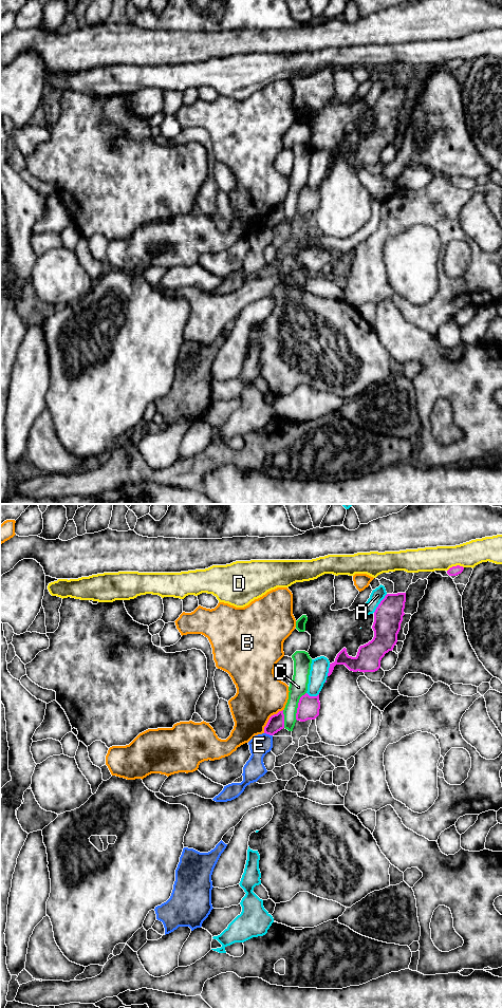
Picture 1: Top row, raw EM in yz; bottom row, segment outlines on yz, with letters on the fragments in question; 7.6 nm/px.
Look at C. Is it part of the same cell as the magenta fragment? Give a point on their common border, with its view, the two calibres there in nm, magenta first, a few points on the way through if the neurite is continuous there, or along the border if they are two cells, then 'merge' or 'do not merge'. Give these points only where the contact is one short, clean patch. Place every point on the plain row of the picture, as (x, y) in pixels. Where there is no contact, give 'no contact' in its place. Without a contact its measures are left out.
meets magenta in yz at (298, 199); 160 nm thick on the magenta side, 140 nm on the other; border along yz (305, 185), (299, 192), (296, 212); do not merge

